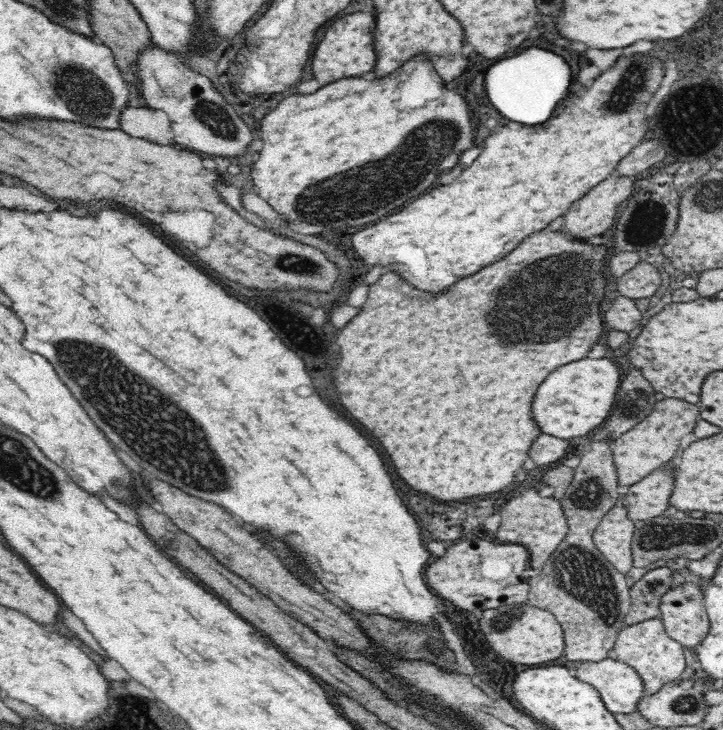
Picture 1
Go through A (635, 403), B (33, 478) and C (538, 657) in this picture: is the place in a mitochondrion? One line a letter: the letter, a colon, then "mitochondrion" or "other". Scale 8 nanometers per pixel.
A: mitochondrion
B: mitochondrion
C: other

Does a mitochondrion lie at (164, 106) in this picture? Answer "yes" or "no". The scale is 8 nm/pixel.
no

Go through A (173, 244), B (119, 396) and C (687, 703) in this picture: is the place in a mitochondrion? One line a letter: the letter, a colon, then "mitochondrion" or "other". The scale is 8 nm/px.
A: other
B: mitochondrion
C: mitochondrion

